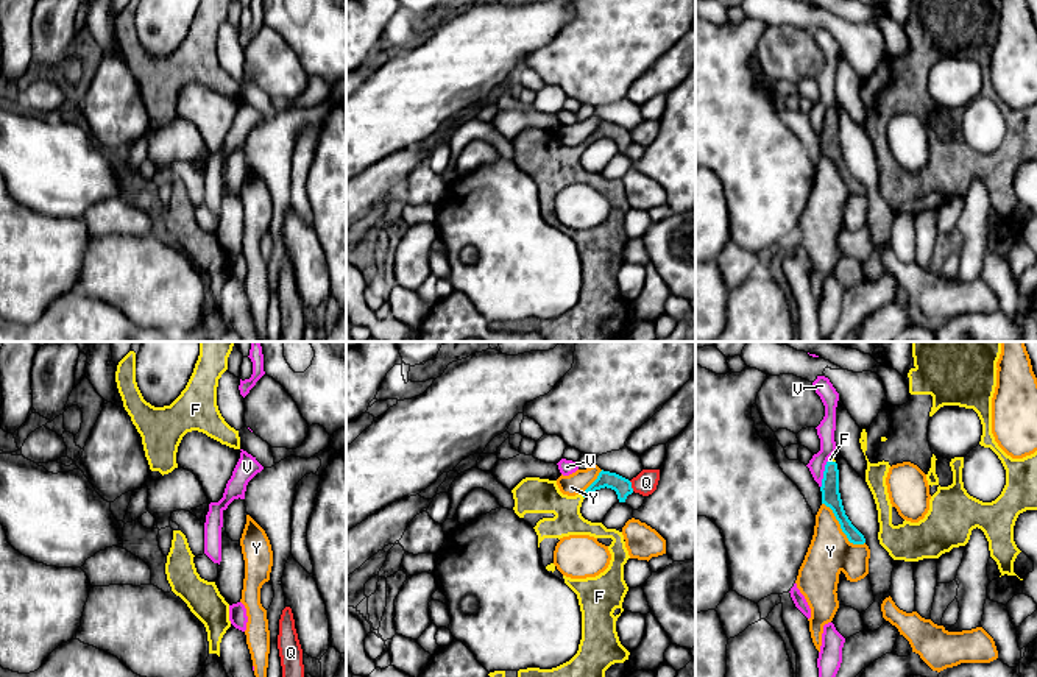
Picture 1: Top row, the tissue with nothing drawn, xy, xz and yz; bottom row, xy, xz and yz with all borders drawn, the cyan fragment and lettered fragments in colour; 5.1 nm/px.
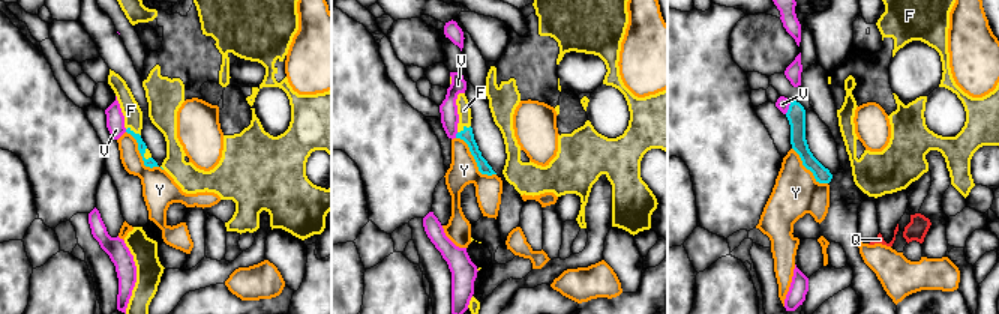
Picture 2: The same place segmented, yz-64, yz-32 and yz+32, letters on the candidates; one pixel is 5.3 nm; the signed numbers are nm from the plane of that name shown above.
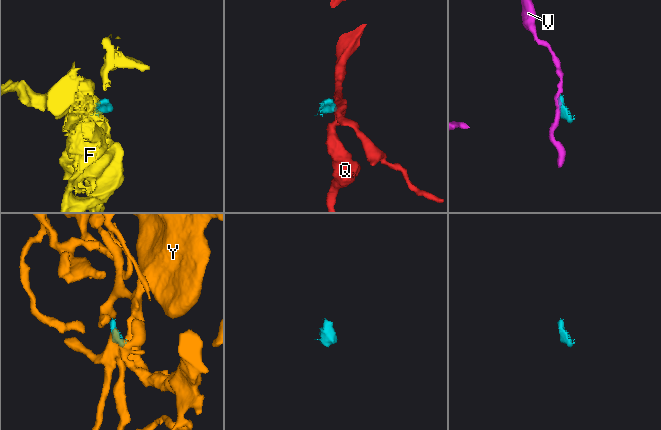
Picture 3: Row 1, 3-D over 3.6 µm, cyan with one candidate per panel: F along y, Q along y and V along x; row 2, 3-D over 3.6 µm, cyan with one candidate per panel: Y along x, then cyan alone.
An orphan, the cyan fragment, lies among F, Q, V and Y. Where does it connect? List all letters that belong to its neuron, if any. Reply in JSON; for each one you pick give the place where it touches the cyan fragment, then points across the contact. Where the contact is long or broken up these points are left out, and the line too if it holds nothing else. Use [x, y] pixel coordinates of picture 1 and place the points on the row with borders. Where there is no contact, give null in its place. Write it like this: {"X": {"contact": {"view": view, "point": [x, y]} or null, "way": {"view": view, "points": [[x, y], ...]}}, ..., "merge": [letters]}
{"F": {"contact": {"view": "xz", "point": [582, 495]}, "way": {"view": "xz", "points": [[622, 487], [599, 482], [582, 495], [576, 501], [534, 495]]}}, "merge": ["F"]}

